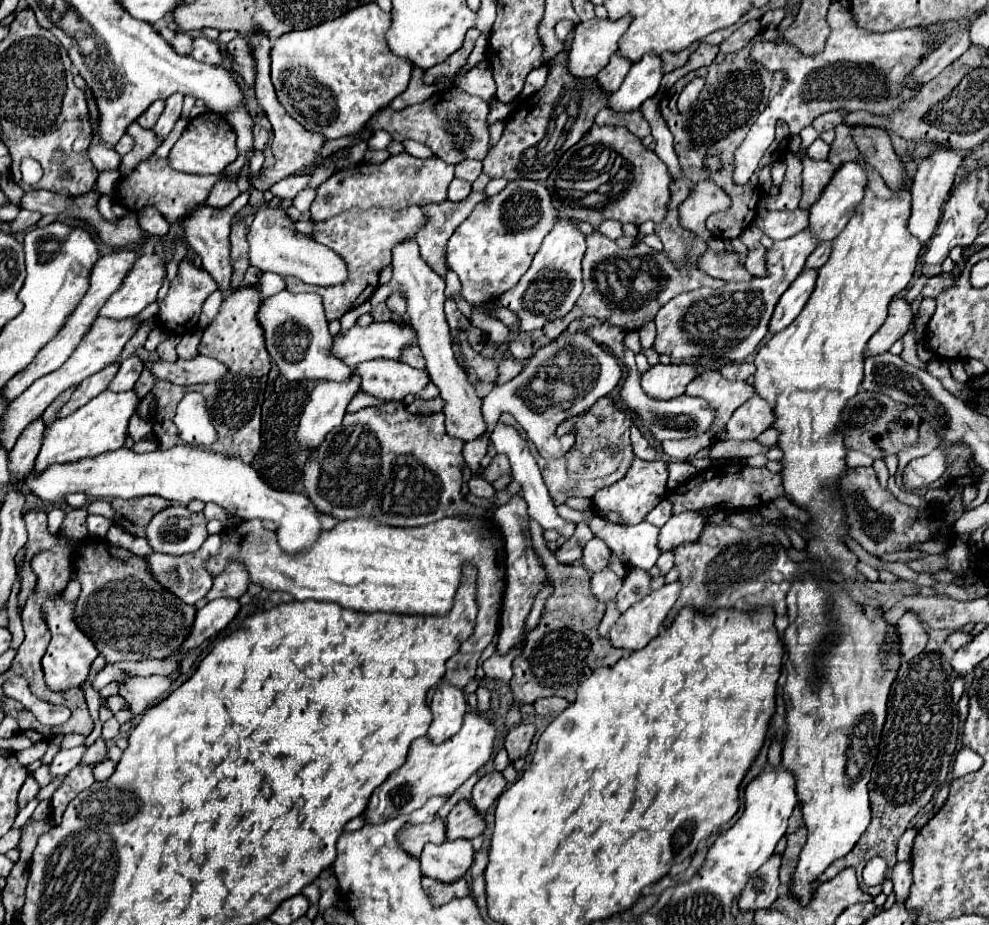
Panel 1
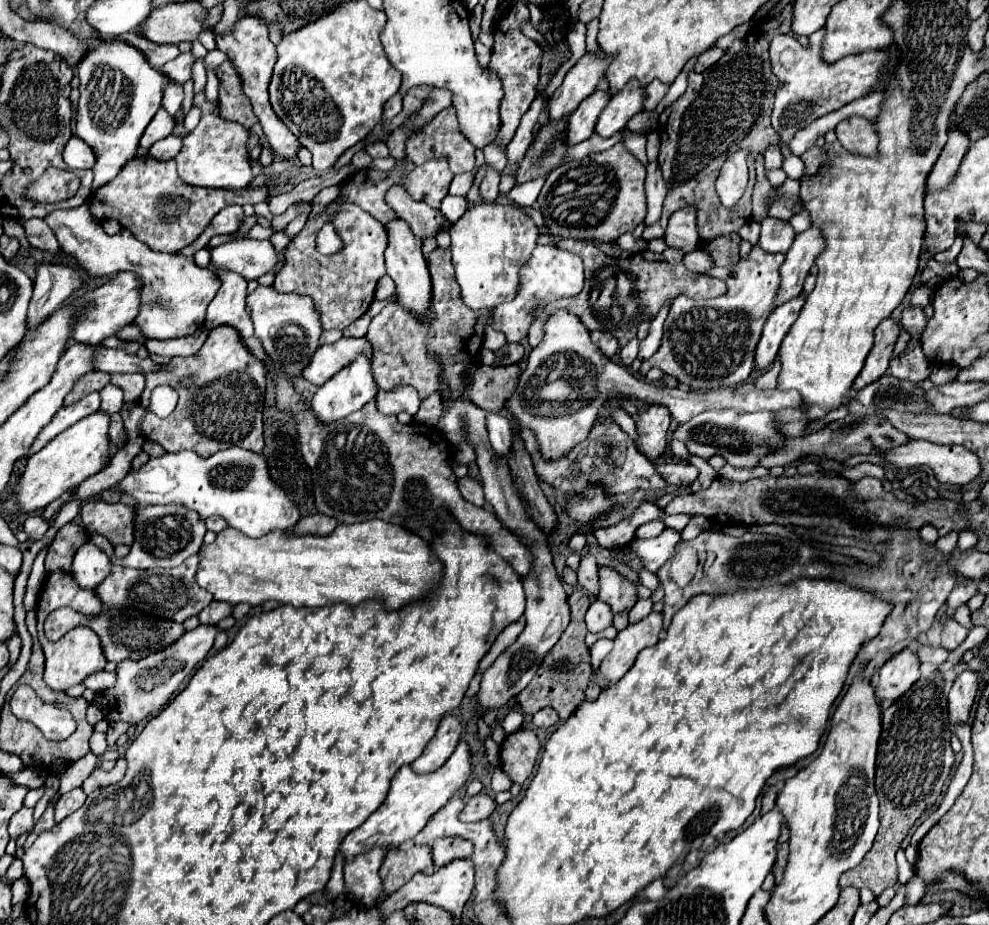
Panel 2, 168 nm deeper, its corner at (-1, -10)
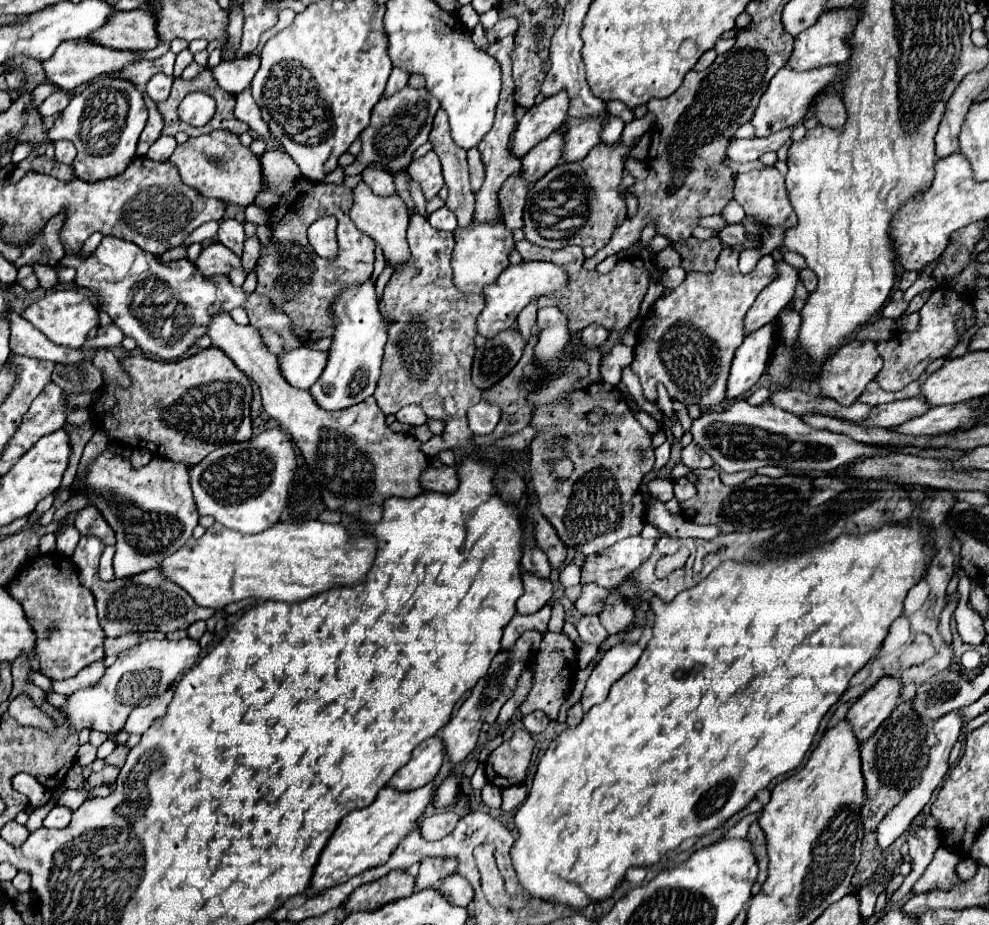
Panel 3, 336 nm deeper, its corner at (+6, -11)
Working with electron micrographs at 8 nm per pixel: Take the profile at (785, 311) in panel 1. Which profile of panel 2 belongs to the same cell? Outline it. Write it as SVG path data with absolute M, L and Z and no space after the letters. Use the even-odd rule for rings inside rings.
M799 294L797 298L775 308L775 312L769 316L769 320L763 326L763 336L761 336L759 348L755 352L755 368L763 370L775 360L777 350L779 350L783 338L787 336L789 328L797 320L803 304L805 304L805 294Z

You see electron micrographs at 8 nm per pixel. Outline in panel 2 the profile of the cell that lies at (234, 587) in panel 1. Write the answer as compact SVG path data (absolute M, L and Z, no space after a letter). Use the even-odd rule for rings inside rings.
M213 600L207 608L201 610L199 620L201 620L201 624L217 624L217 622L221 622L223 618L231 616L231 612L233 612L233 606L231 606L231 604Z

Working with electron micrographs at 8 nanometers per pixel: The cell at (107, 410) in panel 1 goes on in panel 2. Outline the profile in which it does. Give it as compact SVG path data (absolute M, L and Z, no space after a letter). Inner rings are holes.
M97 410L91 416L79 420L71 428L63 430L49 444L45 444L39 452L27 458L25 470L13 490L3 502L7 512L35 512L57 500L65 492L75 492L81 482L101 472L111 460L109 452L109 424L111 416L105 410Z

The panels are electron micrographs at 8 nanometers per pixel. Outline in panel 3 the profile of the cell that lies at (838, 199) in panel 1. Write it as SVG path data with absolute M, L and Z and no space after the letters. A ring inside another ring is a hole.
M784 261L778 263L778 269L780 269L780 275L776 277L776 281L772 281L756 297L756 303L752 305L752 309L748 309L744 317L744 335L750 335L760 327L772 323L778 317L778 313L786 307L786 303L792 301L794 287L798 281L798 271Z

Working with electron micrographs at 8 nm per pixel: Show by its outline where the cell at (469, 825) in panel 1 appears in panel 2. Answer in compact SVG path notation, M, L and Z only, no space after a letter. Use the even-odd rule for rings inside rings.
M447 836L447 838L435 840L431 852L433 852L435 866L443 866L455 858L471 858L473 844L465 838L459 838L459 836Z

